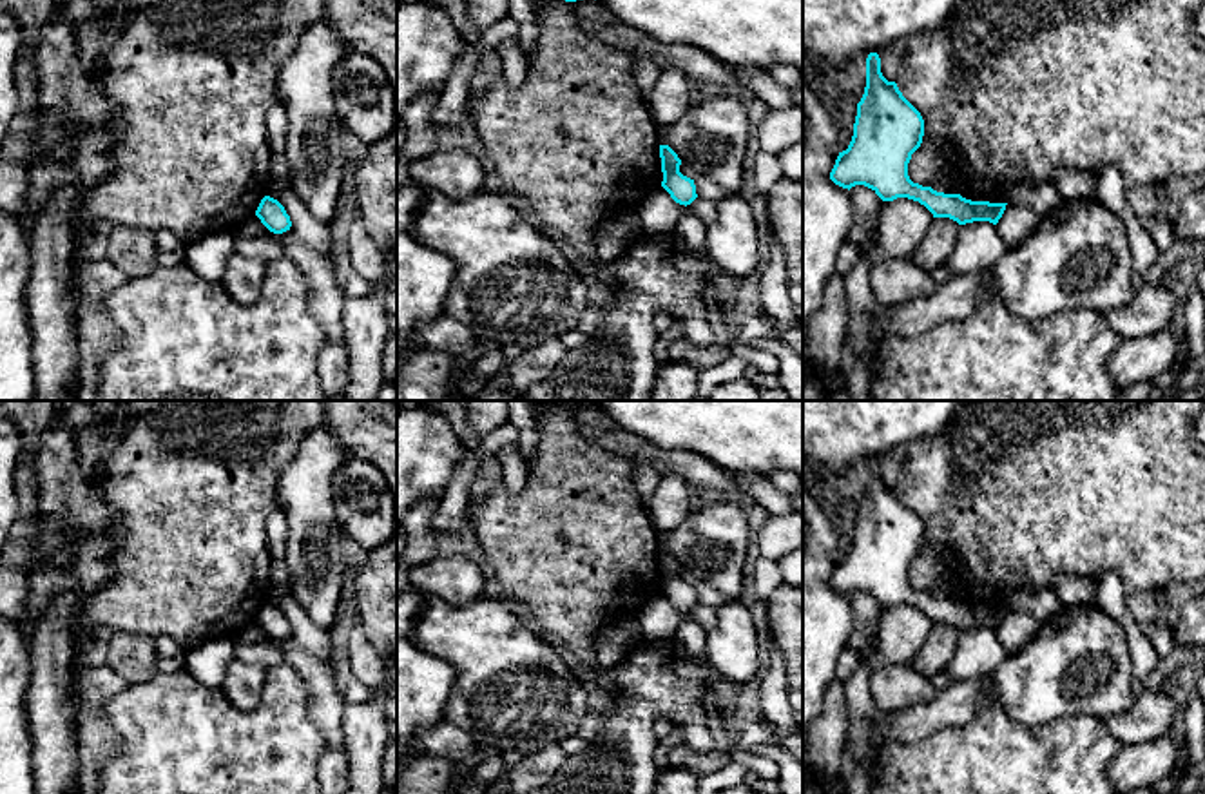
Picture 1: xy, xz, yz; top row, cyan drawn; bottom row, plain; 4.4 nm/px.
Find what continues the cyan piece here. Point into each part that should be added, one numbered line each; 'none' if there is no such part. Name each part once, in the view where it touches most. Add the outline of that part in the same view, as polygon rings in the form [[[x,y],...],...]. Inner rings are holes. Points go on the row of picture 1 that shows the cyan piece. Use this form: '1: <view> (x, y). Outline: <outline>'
none

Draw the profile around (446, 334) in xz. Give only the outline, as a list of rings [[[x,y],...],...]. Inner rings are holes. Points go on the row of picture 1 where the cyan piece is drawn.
[[[446,314],[420,323],[417,326],[417,334],[420,346],[448,352],[455,359],[464,359],[475,344],[473,332]]]

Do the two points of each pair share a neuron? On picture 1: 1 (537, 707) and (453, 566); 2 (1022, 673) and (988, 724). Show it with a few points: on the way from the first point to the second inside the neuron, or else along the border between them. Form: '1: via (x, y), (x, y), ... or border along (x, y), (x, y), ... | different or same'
1: via (504, 673), (491, 651), (455, 615), (455, 600) | same
2: border along (963, 724), (990, 693), (1015, 720), (1039, 726) | different

